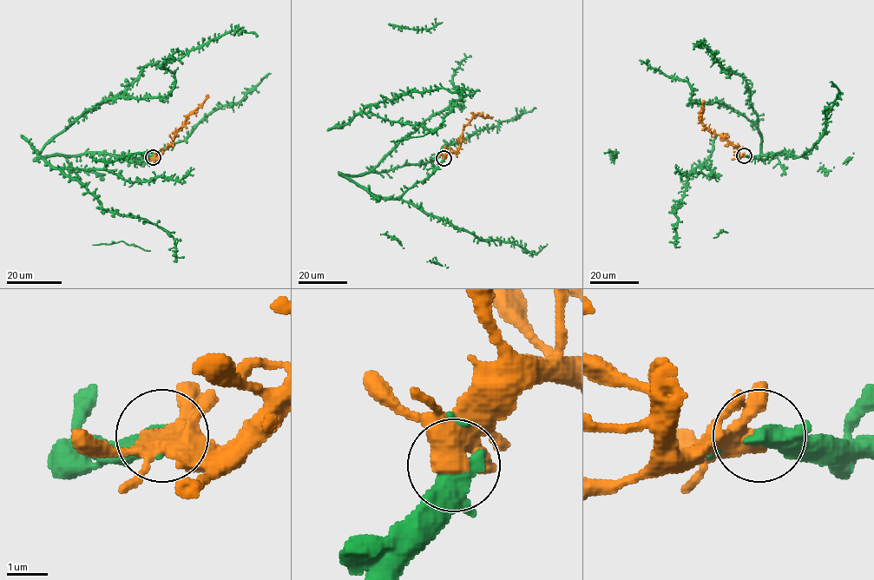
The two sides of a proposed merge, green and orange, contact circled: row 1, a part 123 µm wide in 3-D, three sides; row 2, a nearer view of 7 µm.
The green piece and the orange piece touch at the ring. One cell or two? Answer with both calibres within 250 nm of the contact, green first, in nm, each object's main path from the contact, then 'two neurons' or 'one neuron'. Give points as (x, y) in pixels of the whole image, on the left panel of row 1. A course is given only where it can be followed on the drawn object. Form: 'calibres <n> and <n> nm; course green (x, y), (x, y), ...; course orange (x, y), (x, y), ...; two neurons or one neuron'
calibres 440 and 500 nm; course green (153, 157), (42, 155), (41, 150), (81, 115), (120, 95), (148, 64), (178, 59), (233, 30), (258, 36); course orange (153, 157), (158, 158), (171, 143), (187, 115), (208, 95); one neuron

